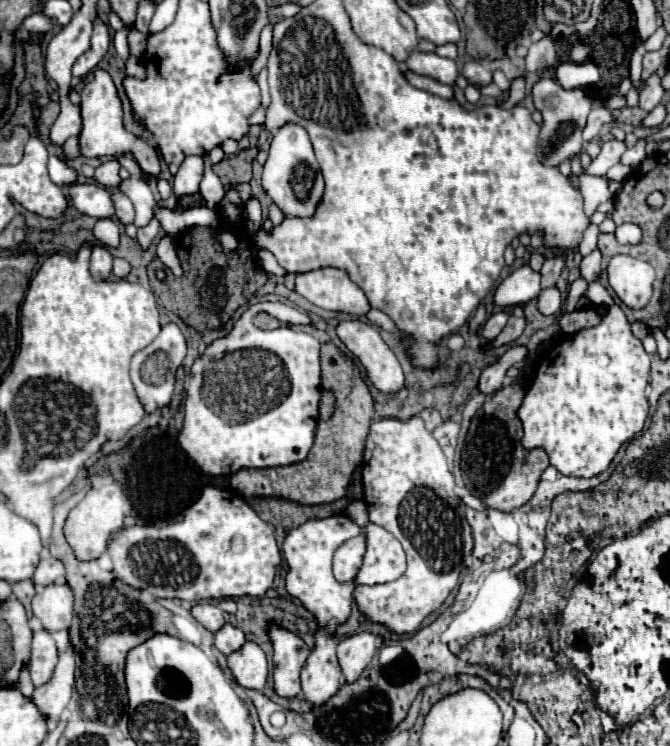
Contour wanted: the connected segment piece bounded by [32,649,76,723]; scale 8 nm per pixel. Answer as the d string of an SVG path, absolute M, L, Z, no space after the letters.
M66 649L58 659L52 679L44 687L36 687L32 693L32 703L50 723L60 721L60 715L70 701L74 687L74 669L76 669L74 651Z

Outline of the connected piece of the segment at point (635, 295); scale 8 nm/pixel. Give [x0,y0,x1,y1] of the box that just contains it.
[608,255,654,309]

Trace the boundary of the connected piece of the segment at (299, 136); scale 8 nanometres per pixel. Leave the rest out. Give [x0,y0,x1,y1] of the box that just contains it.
[262,125,324,219]

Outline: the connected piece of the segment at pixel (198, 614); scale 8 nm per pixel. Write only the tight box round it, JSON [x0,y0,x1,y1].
[190,603,226,633]

